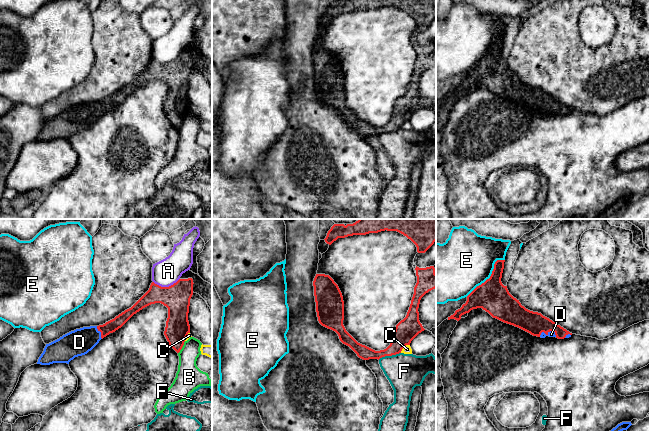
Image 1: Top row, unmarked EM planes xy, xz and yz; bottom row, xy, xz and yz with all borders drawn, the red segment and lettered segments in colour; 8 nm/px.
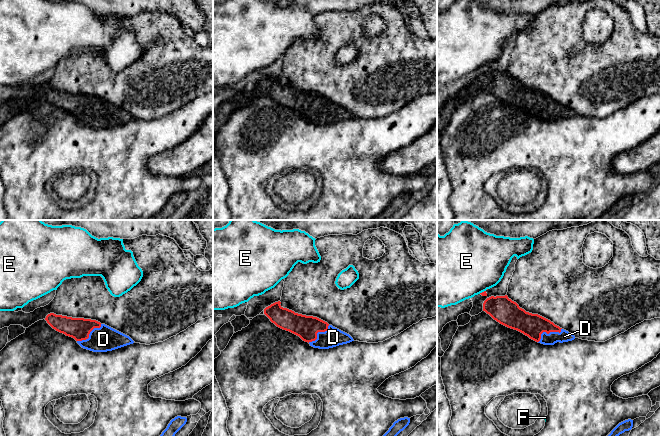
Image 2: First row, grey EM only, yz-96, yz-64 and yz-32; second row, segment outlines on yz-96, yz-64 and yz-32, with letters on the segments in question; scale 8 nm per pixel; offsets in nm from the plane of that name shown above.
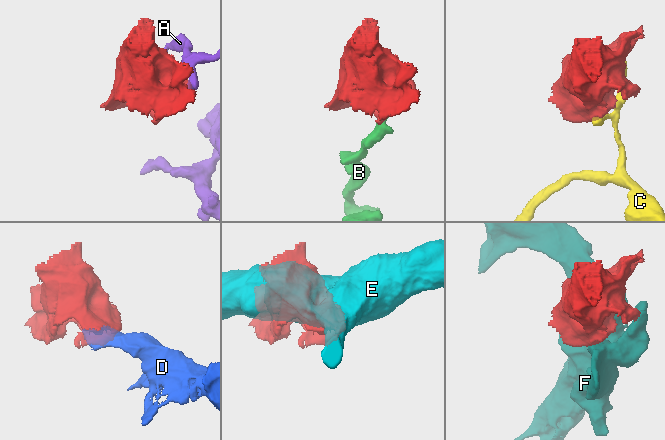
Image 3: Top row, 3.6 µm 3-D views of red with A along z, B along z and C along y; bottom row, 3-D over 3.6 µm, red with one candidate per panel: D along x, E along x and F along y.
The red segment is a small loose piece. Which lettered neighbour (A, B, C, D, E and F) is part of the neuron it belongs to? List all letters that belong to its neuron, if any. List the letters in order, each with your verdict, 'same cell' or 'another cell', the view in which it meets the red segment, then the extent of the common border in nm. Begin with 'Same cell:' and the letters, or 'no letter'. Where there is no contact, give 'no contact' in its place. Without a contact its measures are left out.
Same cell: D
A: another cell; contact in xy; length 220 nm
B: another cell; contact in xy; length 120 nm
C: another cell; contact in xz; length 100 nm
D: same cell; contact in yz; length 140 nm
E: another cell; contact in yz; length 440 nm
F: another cell; contact in xz; length 190 nm

